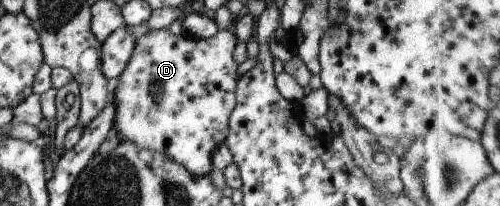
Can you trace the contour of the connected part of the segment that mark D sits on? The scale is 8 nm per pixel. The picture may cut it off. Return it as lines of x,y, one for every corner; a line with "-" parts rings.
163,29
149,30
149,34
141,35
136,40
137,44
135,45
134,53
128,60
126,67
123,68
122,74
114,83
110,84
110,87
114,90
112,94
115,105
115,118
112,126
119,137
119,142
123,139
124,141
132,142
140,149
162,152
167,158
177,161
183,168
186,168
186,171
190,172
194,177
207,175
211,171
211,157
214,150
225,140
229,115
235,106
235,87
239,81
238,65
233,60
233,51
237,42
235,36
224,29
220,29
210,39
201,40
194,39
192,36
185,34
185,32
181,36
174,36
168,29

